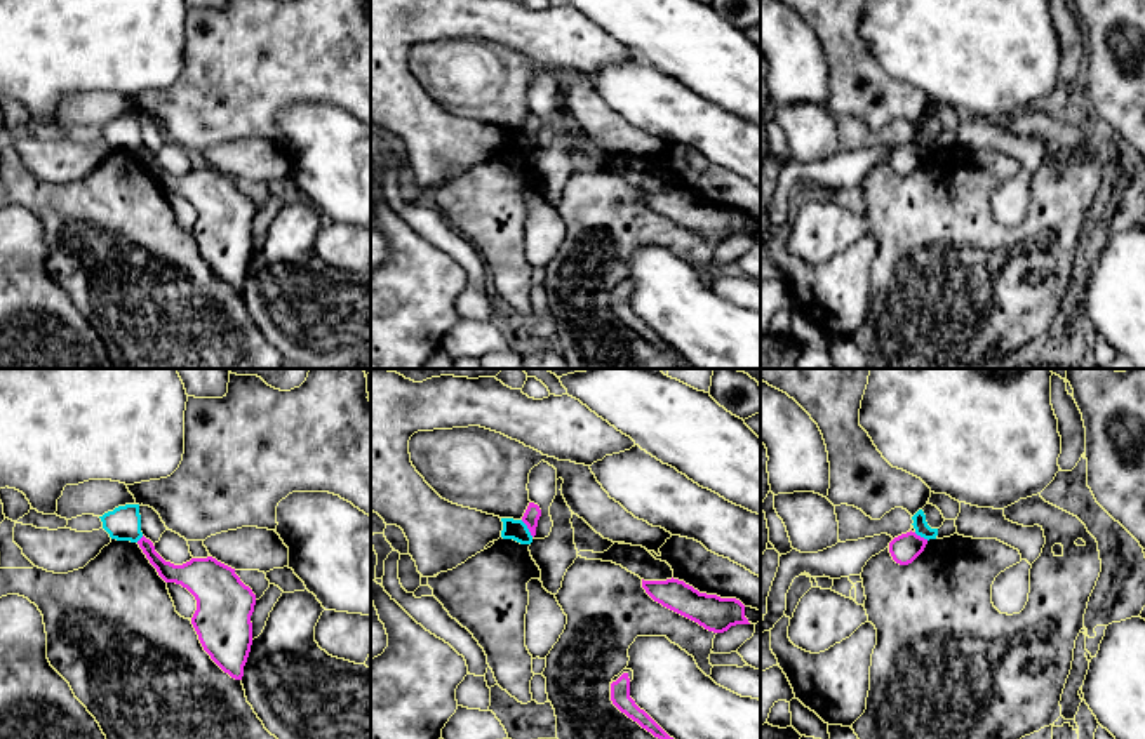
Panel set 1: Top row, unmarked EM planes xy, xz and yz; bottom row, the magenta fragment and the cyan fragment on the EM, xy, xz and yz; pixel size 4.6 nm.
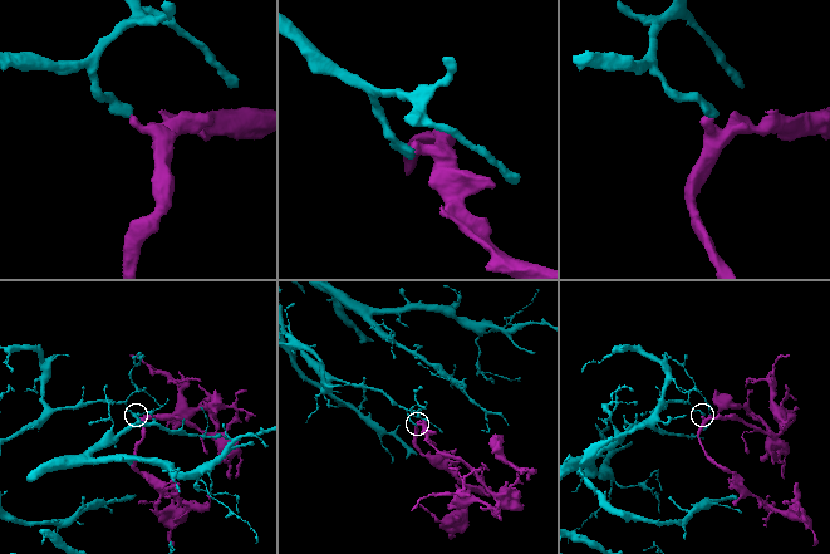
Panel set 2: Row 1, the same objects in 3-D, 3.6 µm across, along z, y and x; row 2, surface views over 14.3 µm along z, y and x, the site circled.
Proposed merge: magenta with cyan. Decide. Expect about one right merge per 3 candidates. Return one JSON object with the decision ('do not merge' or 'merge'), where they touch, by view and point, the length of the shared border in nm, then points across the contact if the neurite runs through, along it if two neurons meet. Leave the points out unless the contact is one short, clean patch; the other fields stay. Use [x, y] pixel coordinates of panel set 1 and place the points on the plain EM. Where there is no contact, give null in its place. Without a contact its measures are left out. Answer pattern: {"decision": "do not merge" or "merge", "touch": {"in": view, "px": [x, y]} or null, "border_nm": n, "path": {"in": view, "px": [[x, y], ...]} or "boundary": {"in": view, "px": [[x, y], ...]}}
{"decision": "do not merge", "touch": {"in": "xz", "px": [528, 138]}, "border_nm": 100, "boundary": {"in": "xz", "px": [[521, 131], [533, 146]]}}

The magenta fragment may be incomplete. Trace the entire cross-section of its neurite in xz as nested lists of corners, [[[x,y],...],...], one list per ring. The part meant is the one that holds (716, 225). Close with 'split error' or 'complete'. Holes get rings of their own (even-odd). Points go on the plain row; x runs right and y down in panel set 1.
[[[679,190],[644,191],[646,203],[663,217],[698,233],[708,242],[724,243],[736,235],[750,235],[745,216],[736,209],[700,203]]]; complete

